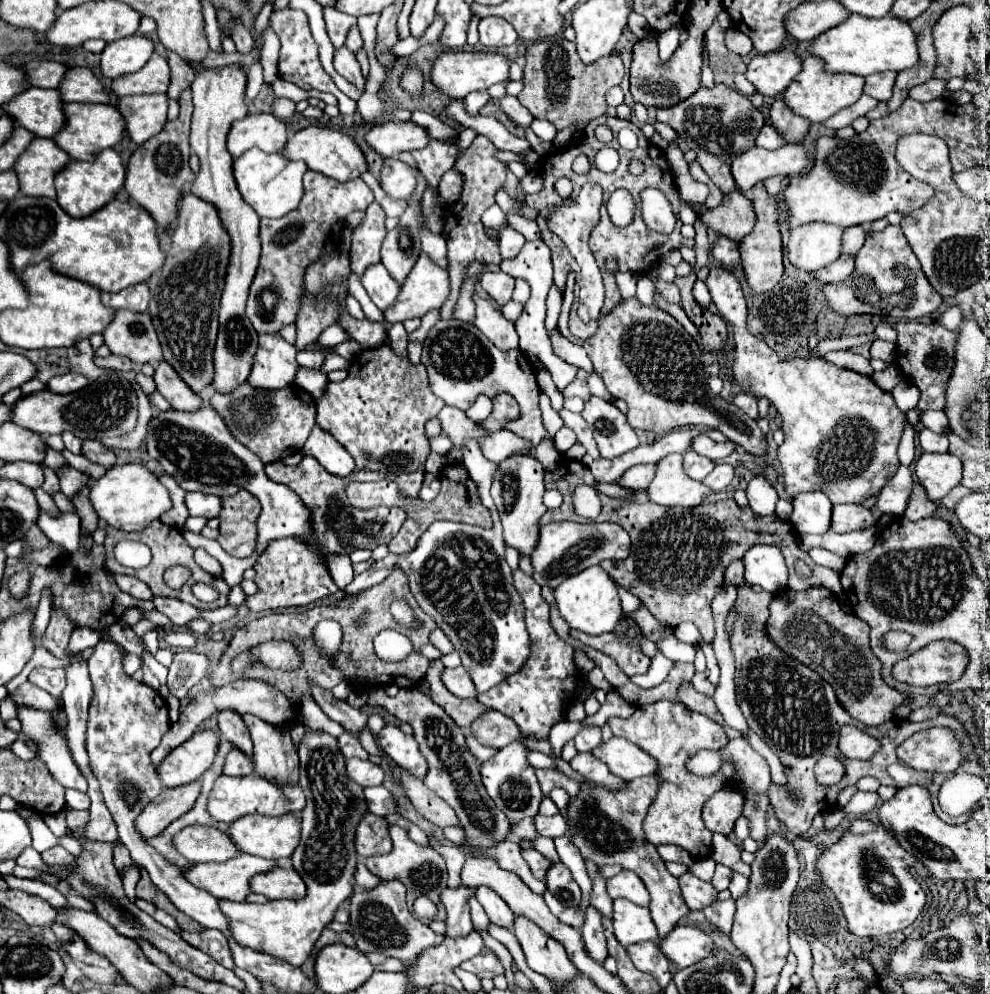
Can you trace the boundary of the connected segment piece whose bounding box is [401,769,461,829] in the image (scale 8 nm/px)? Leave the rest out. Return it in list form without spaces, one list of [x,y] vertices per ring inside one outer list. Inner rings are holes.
[[[401,769],[401,779],[405,785],[405,793],[411,799],[411,803],[415,805],[415,809],[429,819],[433,825],[445,829],[445,827],[461,827],[455,811],[451,811],[451,807],[447,803],[443,803],[443,799],[439,799],[431,789],[425,787],[423,781],[415,779],[413,775],[407,775],[407,771]]]

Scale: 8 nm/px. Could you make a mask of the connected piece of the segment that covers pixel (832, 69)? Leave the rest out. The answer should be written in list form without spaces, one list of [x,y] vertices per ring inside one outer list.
[[[849,15],[849,19],[821,33],[807,47],[809,55],[823,61],[827,73],[851,73],[851,75],[873,75],[879,71],[903,71],[919,61],[919,51],[915,43],[915,33],[909,23],[897,17],[865,19],[861,15]]]

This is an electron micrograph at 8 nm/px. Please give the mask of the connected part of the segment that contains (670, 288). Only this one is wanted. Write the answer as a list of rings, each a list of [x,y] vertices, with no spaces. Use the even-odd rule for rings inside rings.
[[[657,281],[657,293],[659,293],[667,303],[675,303],[675,305],[679,305],[679,289],[675,287],[675,283]]]

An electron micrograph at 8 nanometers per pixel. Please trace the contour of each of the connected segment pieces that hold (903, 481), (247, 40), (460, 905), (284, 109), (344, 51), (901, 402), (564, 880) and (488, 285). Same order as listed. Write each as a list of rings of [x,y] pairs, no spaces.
[[[899,465],[897,473],[887,481],[883,491],[879,491],[875,507],[881,513],[893,513],[893,515],[903,515],[907,507],[907,499],[911,495],[911,471],[907,465]]]
[[[239,23],[239,27],[235,27],[235,35],[231,35],[231,39],[235,41],[237,53],[249,53],[249,51],[251,51],[253,39],[251,39],[249,29],[243,27],[243,23]]]
[[[459,887],[459,889],[443,889],[441,891],[441,903],[447,913],[447,937],[457,939],[463,935],[469,935],[473,931],[471,915],[469,915],[469,905],[467,905],[467,895],[475,893],[475,889],[469,887]]]
[[[277,99],[273,103],[273,113],[279,115],[279,117],[285,117],[287,121],[291,119],[291,115],[295,113],[295,103],[289,101],[289,99]]]
[[[343,45],[341,49],[335,51],[333,65],[335,65],[335,71],[337,71],[339,75],[343,75],[349,83],[353,83],[357,89],[365,89],[365,79],[363,79],[363,75],[361,75],[359,61],[357,61],[355,53],[347,49],[347,45]]]
[[[903,379],[892,391],[897,407],[904,413],[915,408],[920,397],[917,387],[908,383],[910,382]]]
[[[555,863],[547,869],[545,885],[563,905],[577,905],[581,899],[581,889],[563,863]]]
[[[503,271],[497,273],[485,273],[479,279],[481,287],[487,291],[487,295],[497,303],[497,305],[505,305],[511,301],[513,289],[515,289],[515,279],[505,275]]]

